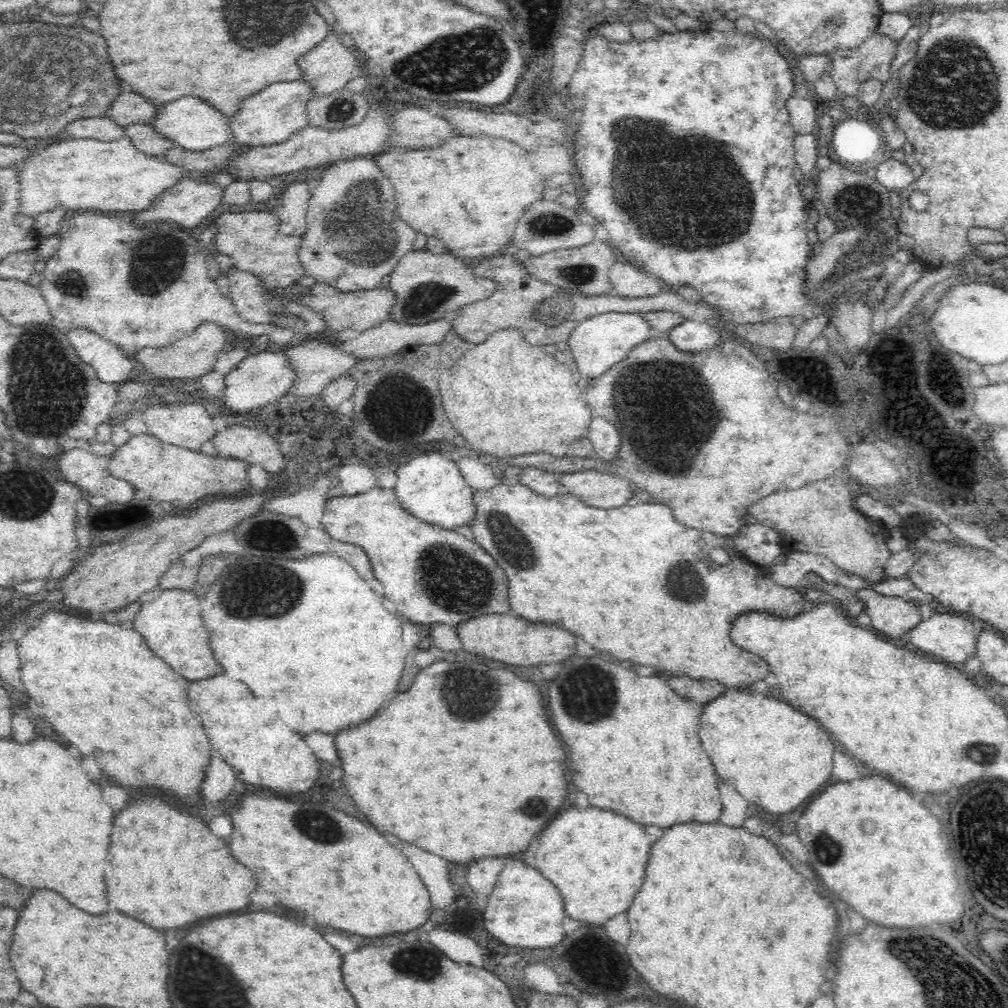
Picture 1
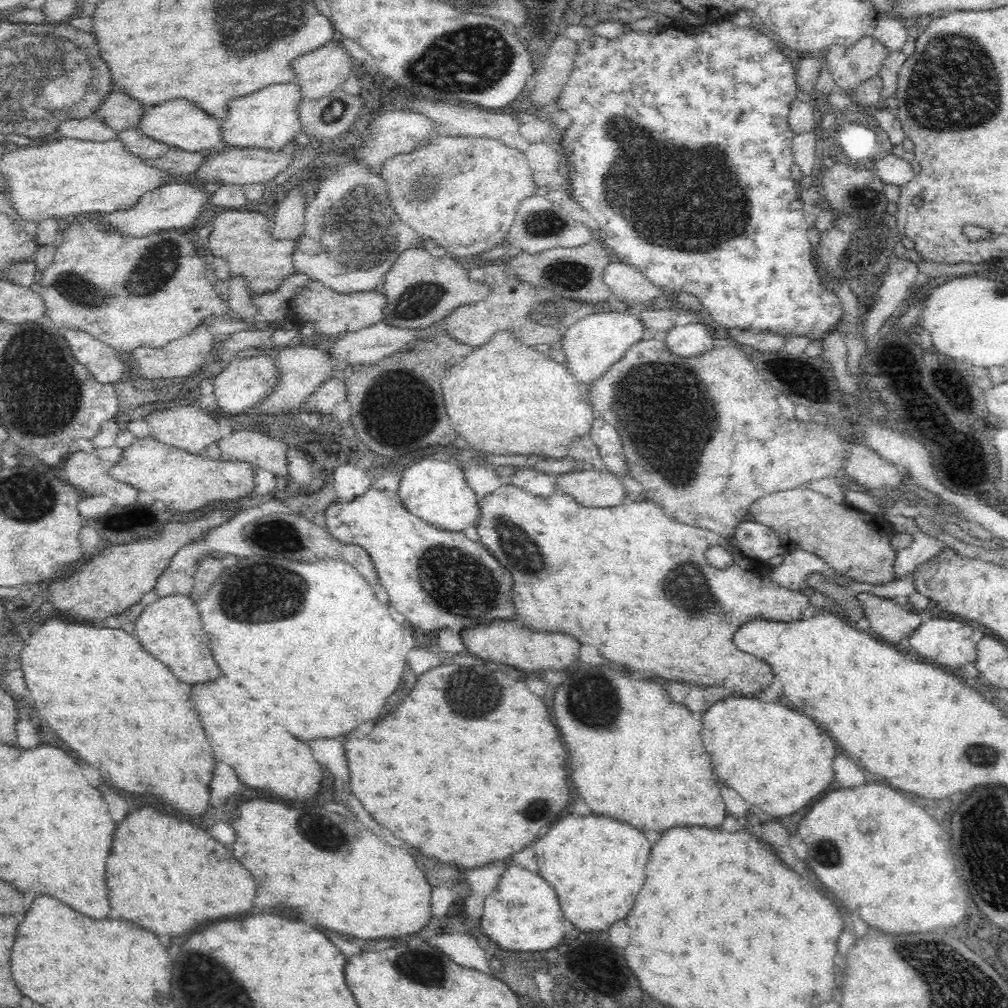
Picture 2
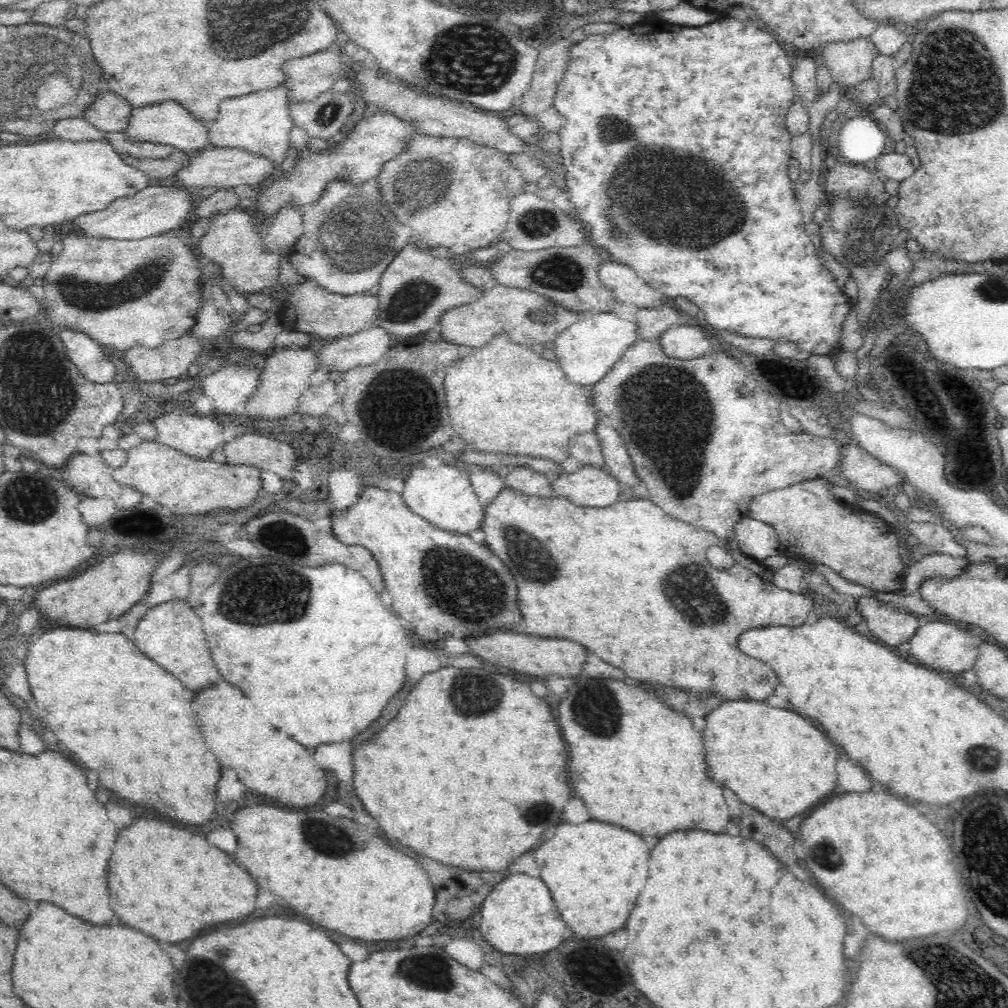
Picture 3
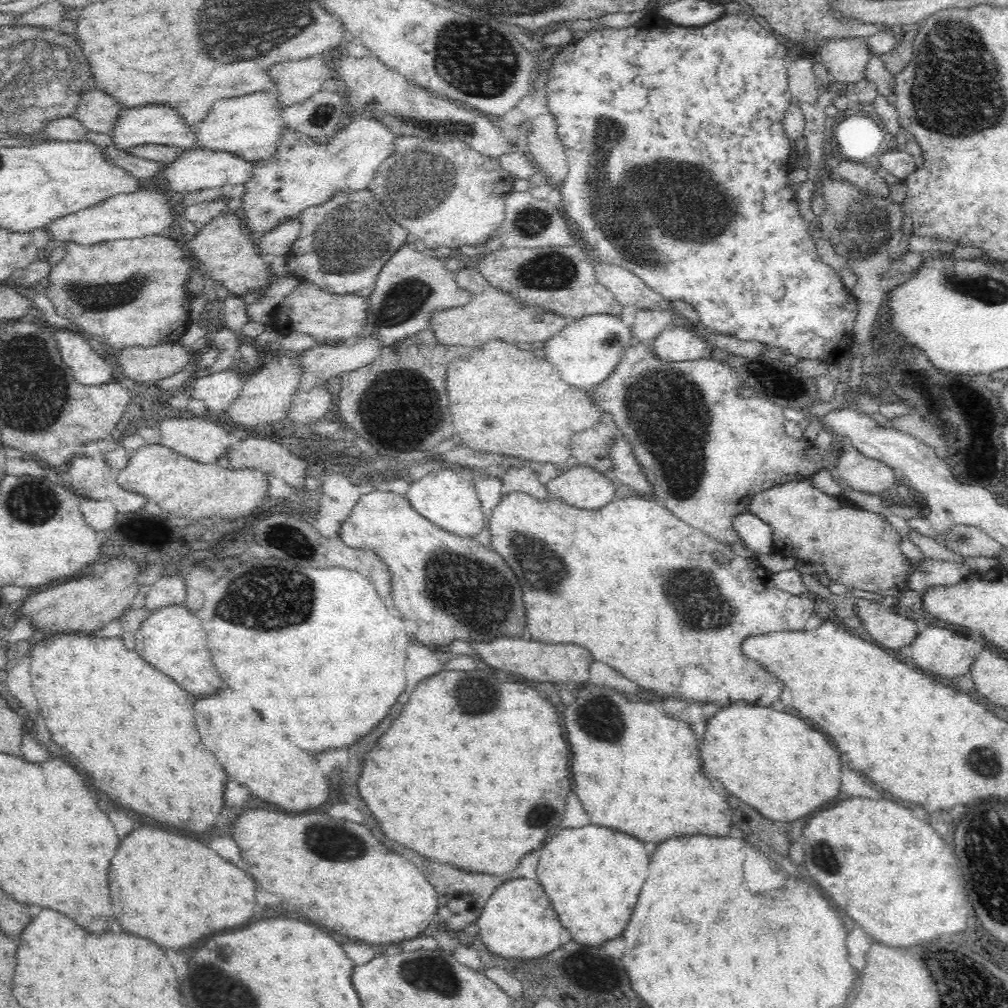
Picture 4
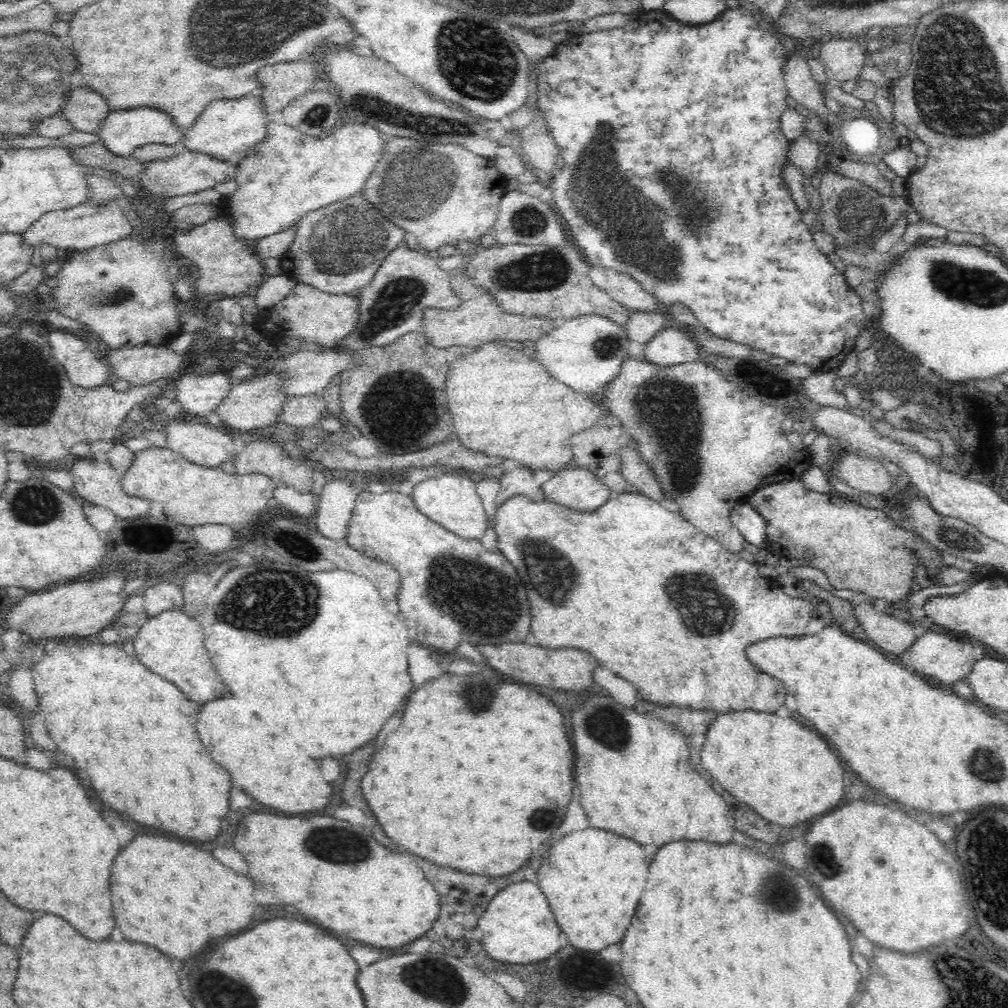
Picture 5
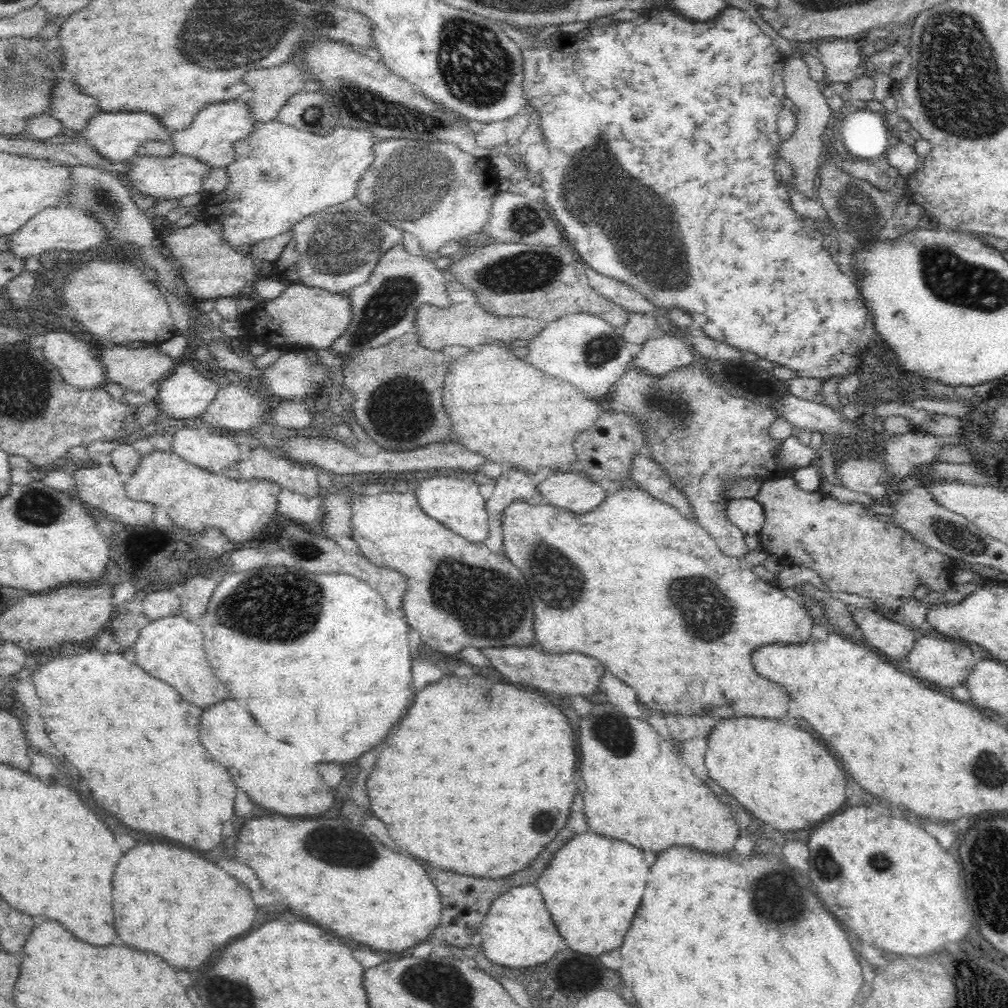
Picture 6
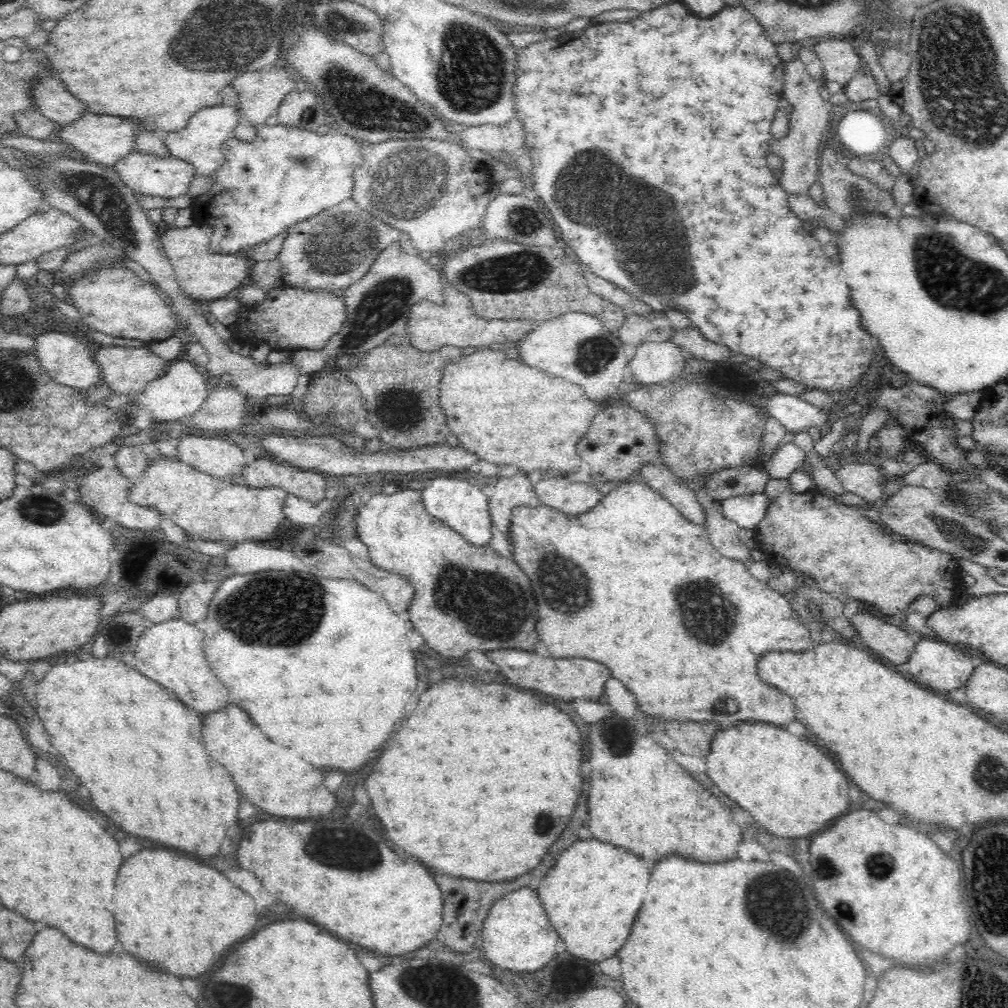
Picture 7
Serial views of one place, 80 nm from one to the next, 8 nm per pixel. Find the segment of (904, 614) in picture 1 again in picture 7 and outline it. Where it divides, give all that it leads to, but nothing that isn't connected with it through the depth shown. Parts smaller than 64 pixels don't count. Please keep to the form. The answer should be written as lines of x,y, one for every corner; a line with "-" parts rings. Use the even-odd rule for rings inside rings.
857,612
851,623
864,646
872,648
872,655
886,664
904,664
914,652
916,642
904,624
884,622
870,612

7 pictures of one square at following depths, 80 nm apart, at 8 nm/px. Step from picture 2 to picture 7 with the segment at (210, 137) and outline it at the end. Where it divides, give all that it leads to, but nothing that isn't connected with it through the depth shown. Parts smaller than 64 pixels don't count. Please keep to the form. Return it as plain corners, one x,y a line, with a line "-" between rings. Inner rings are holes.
84,113
74,124
59,126
53,139
58,142
70,145
78,151
83,160
98,163
104,167
113,167
118,160
126,158
130,152
134,152
135,138
140,132
147,132
146,129
138,129
136,121
122,116
99,115

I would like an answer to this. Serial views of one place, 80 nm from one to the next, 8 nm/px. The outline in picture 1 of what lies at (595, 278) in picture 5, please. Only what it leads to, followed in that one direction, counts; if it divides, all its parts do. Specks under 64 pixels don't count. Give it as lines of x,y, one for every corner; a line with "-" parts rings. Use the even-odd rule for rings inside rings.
623,259
617,260
610,267
609,280
613,294
621,297
652,296
662,290
661,282

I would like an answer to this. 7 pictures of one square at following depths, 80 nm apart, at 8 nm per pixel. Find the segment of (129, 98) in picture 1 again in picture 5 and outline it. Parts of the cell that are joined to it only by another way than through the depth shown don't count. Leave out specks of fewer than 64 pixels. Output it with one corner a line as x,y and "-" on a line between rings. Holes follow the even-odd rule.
72,86
68,94
68,104
60,115
72,123
76,131
94,133
98,132
100,124
110,114
110,105
98,92
88,90
88,86

